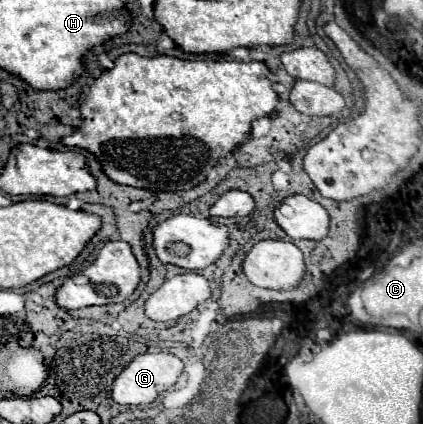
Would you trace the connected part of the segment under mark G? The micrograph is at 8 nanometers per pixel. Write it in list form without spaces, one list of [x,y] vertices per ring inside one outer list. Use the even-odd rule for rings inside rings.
[[[139,354],[135,356],[125,368],[123,372],[113,380],[113,390],[111,390],[111,398],[117,404],[125,404],[125,406],[139,406],[139,404],[149,404],[153,402],[161,392],[169,390],[179,374],[183,372],[183,362],[173,356],[173,354]]]

